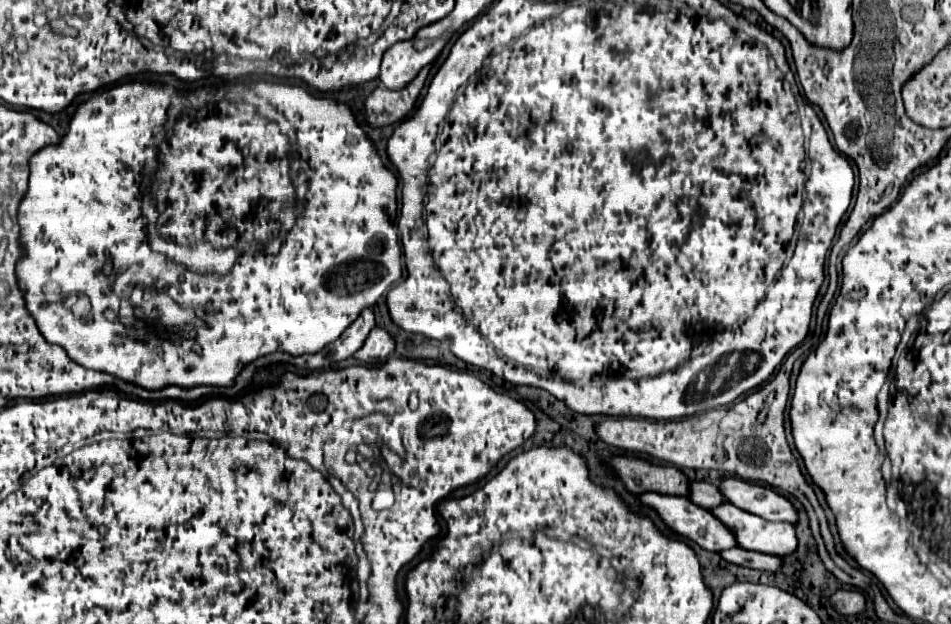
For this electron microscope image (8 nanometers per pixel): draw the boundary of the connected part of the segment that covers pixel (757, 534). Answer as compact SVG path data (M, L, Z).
M725 502L711 512L733 530L739 546L745 550L755 550L773 556L789 556L793 554L793 550L797 550L799 540L793 524L763 520L733 506L731 502Z

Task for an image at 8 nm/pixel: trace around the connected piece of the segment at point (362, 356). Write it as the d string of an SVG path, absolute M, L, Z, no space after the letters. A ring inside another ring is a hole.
M373 328L363 348L355 352L355 358L363 364L383 364L395 350L395 340L383 328Z

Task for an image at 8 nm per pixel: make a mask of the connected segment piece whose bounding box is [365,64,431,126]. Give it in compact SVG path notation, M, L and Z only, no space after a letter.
M425 66L409 86L403 86L401 90L385 90L385 86L377 86L369 98L365 100L365 110L367 110L367 122L371 126L387 126L393 124L409 114L413 108L425 78L429 74L429 66Z

